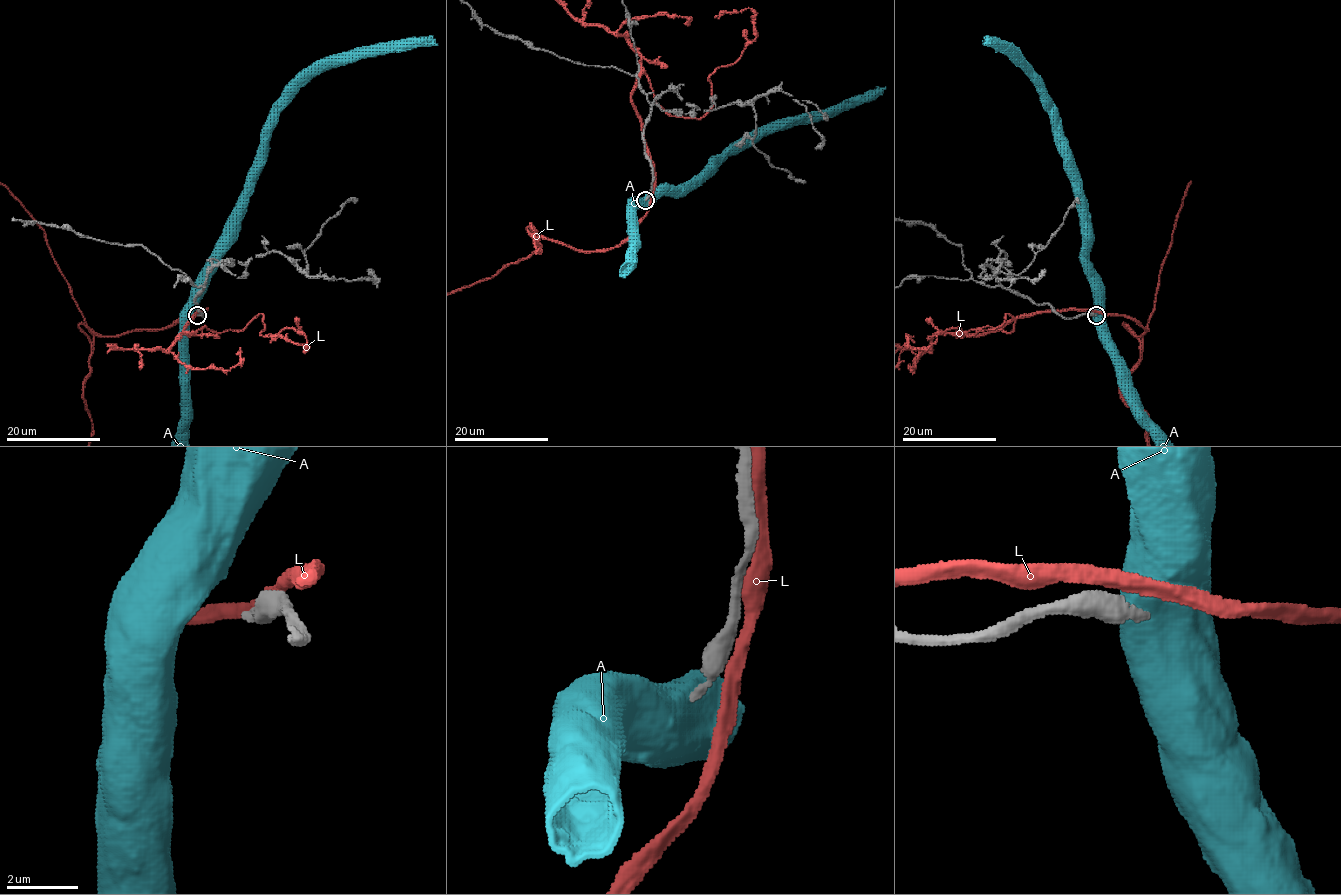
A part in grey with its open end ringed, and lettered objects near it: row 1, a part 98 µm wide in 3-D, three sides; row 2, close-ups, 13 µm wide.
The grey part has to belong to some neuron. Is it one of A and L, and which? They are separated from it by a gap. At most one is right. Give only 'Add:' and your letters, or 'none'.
Add: none

